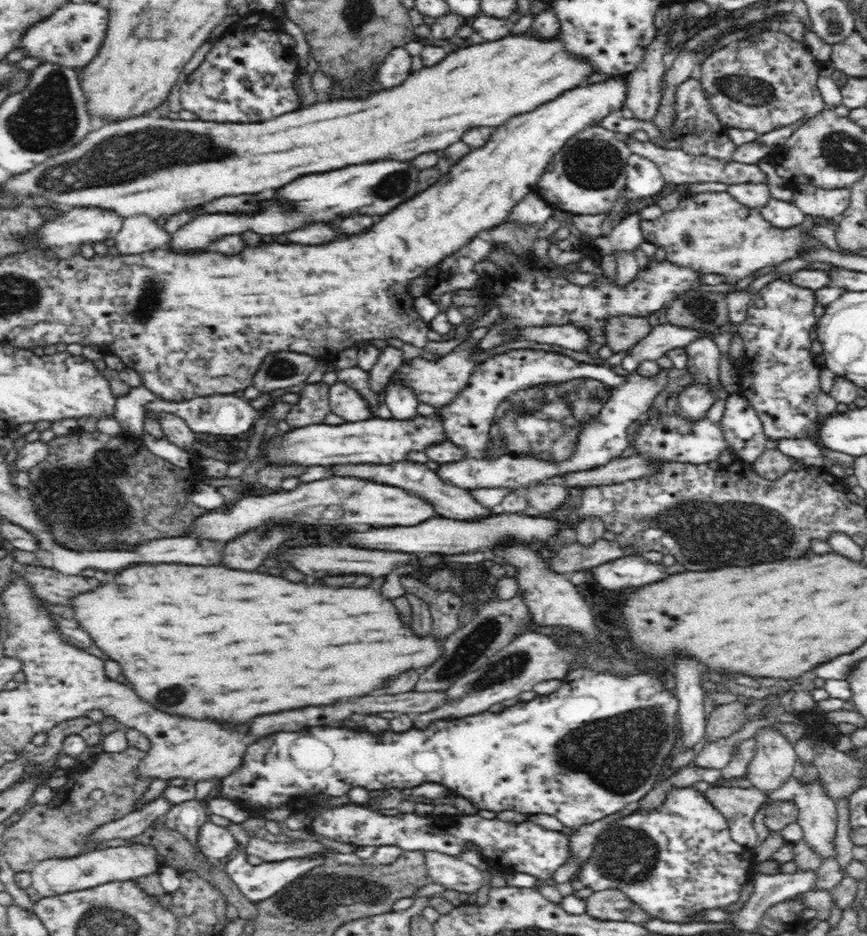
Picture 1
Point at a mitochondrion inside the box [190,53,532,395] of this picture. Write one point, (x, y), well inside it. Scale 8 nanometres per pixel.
(386, 188)

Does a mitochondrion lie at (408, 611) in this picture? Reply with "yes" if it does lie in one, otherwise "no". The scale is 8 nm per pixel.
no

